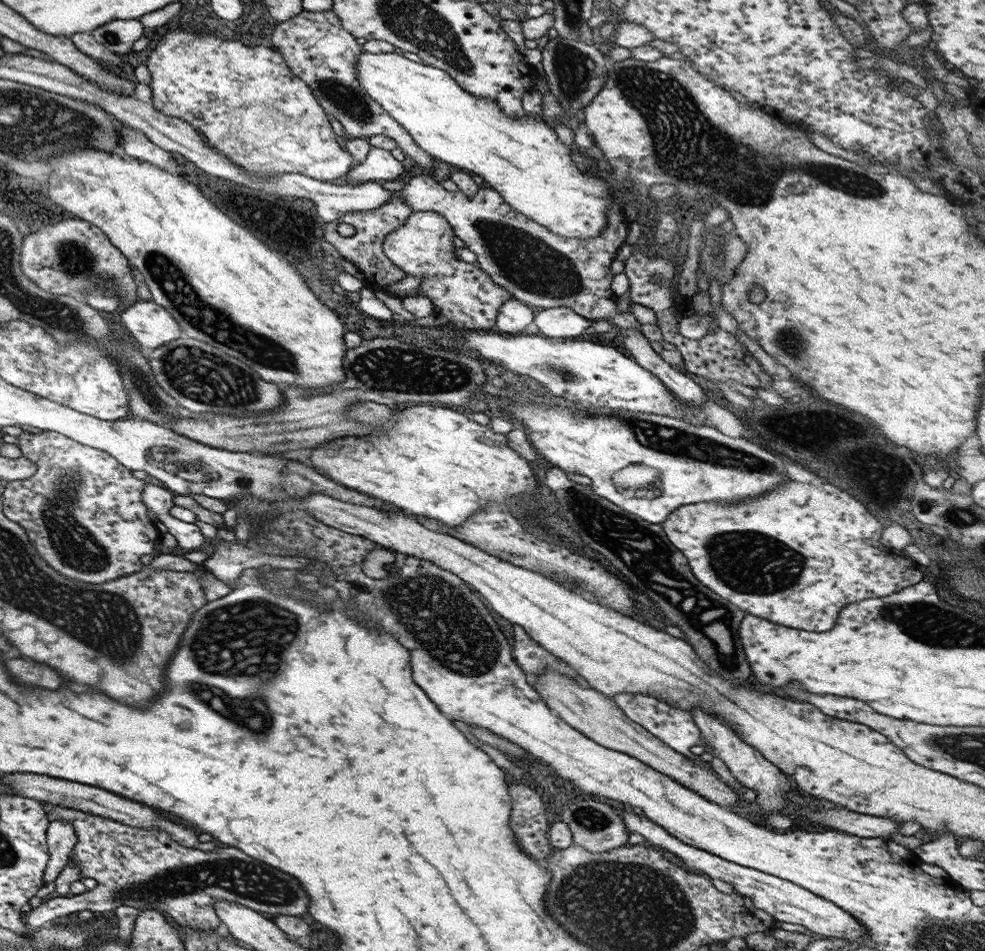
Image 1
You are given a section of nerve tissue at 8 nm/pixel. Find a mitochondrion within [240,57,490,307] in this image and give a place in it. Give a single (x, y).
(346, 99)

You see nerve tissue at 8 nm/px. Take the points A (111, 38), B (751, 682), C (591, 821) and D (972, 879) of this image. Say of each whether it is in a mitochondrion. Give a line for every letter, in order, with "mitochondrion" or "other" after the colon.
A: mitochondrion
B: other
C: mitochondrion
D: other

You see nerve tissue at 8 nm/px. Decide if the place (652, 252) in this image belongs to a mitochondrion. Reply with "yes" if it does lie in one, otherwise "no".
no

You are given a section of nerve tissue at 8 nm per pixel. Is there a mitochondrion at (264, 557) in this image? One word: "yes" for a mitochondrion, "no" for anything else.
no

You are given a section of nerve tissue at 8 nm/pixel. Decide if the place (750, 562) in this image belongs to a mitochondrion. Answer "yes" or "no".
yes

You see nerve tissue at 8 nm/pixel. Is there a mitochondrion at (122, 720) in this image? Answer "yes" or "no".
no

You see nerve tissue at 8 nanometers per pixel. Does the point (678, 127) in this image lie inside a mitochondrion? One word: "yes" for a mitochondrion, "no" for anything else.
yes

